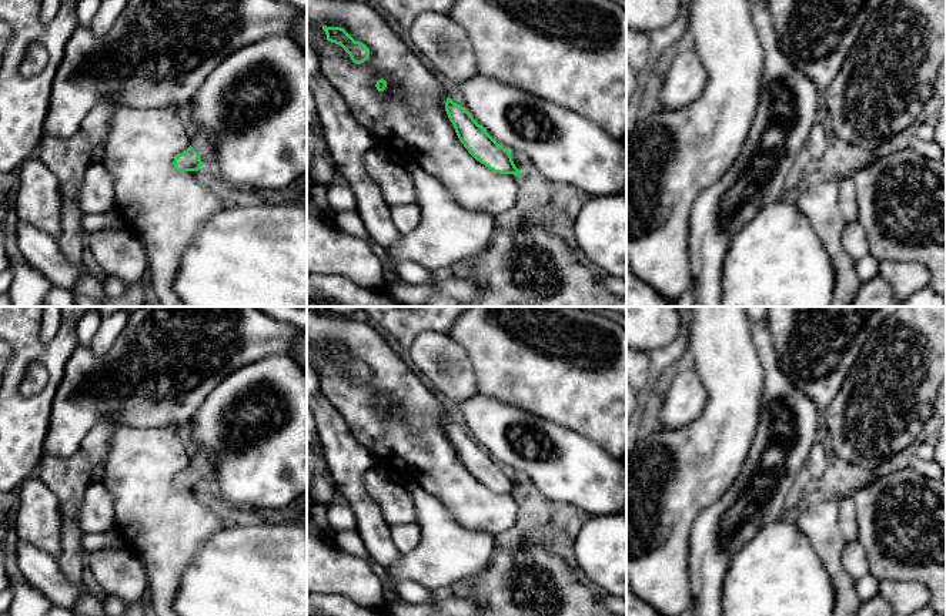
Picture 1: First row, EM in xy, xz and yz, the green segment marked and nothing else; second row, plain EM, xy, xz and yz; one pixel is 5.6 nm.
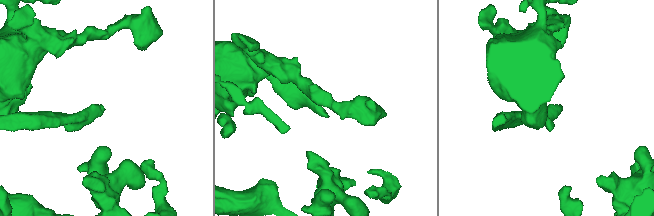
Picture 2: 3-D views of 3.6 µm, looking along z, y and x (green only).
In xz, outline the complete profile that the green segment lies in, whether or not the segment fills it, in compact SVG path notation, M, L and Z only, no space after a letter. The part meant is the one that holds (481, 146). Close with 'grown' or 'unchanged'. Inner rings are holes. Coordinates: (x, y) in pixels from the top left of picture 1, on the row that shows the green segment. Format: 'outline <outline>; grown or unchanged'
outline M449 97L445 103L445 111L452 123L455 133L468 153L481 164L499 174L514 174L519 171L511 157L511 153L501 147L467 111L462 106L454 103Z; unchanged

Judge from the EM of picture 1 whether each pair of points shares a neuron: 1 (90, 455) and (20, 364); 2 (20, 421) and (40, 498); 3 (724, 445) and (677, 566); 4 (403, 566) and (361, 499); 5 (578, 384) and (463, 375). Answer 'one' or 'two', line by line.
1: two
2: two
3: one
4: two
5: two

